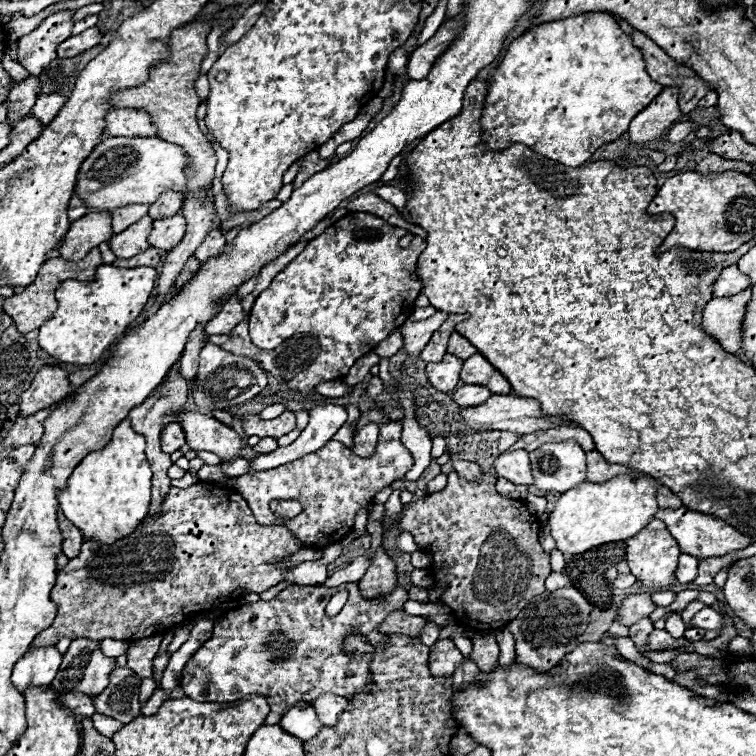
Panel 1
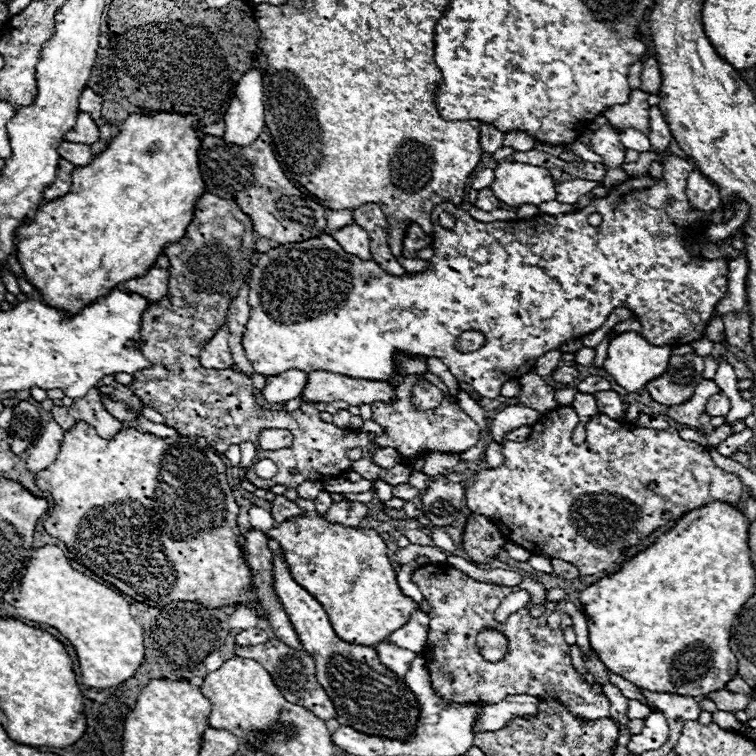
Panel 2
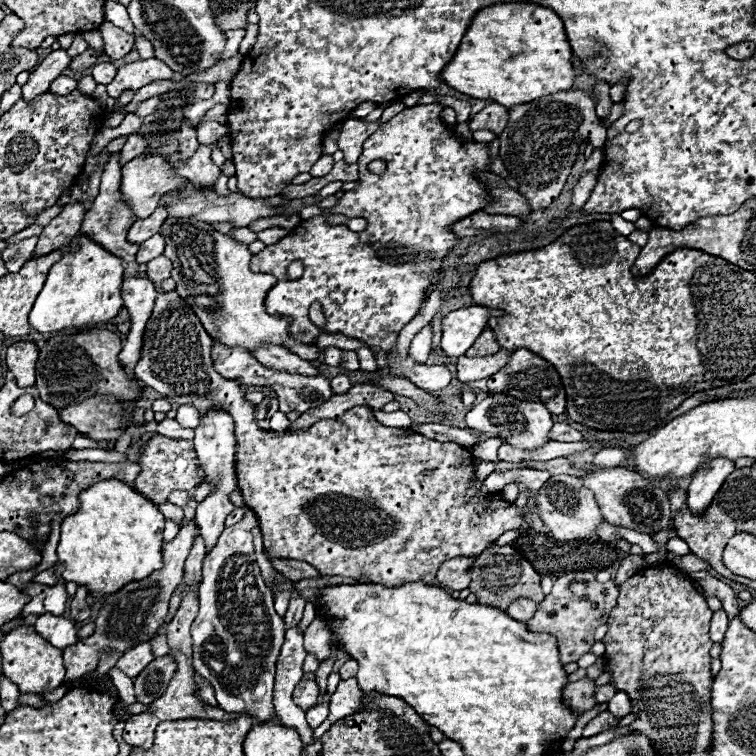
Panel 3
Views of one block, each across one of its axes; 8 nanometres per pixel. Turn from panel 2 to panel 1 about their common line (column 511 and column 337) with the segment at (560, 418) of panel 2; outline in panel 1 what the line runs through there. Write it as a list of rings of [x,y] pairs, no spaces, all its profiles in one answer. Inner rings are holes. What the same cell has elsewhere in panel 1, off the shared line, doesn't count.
[[[388,422],[379,429],[378,446],[374,456],[360,458],[350,452],[344,444],[330,440],[324,448],[302,456],[278,468],[262,472],[250,472],[236,478],[236,492],[240,492],[252,508],[260,524],[278,524],[278,518],[270,510],[272,500],[296,500],[302,504],[302,512],[288,520],[288,528],[300,540],[314,548],[326,548],[348,534],[354,528],[354,514],[360,506],[370,508],[372,498],[384,486],[404,478],[412,468],[412,454],[400,440],[402,424]]]

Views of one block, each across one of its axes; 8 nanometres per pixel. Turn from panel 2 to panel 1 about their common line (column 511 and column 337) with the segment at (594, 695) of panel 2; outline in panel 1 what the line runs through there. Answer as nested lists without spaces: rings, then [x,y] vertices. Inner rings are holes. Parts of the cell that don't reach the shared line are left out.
[[[346,582],[338,588],[284,588],[272,600],[244,604],[220,616],[212,638],[188,660],[180,686],[188,698],[198,702],[234,702],[246,694],[262,694],[270,704],[278,704],[278,710],[272,710],[272,724],[278,724],[294,704],[312,704],[322,694],[338,694],[350,700],[356,692],[374,686],[370,672],[372,656],[344,656],[340,650],[344,636],[350,628],[378,628],[388,614],[402,610],[406,602],[408,592],[398,584],[384,600],[362,598],[356,582]],[[340,590],[348,590],[348,602],[338,616],[326,618],[324,608],[328,600]]]

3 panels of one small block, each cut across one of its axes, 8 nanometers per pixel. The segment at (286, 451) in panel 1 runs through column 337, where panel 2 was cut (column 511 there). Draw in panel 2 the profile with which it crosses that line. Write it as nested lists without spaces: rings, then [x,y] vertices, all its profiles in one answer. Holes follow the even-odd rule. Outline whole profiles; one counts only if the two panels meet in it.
[[[516,404],[516,406],[506,406],[504,410],[500,410],[492,422],[490,422],[490,436],[492,440],[502,446],[504,436],[520,426],[526,426],[526,424],[534,424],[536,420],[540,418],[540,414],[532,408],[526,408],[522,404]]]

